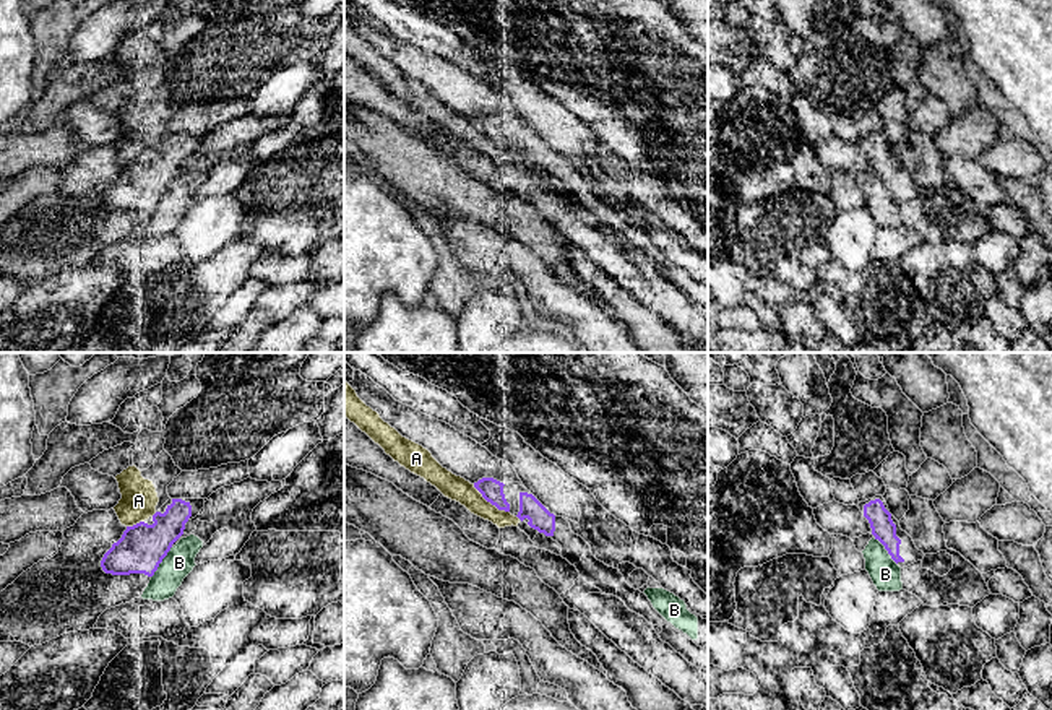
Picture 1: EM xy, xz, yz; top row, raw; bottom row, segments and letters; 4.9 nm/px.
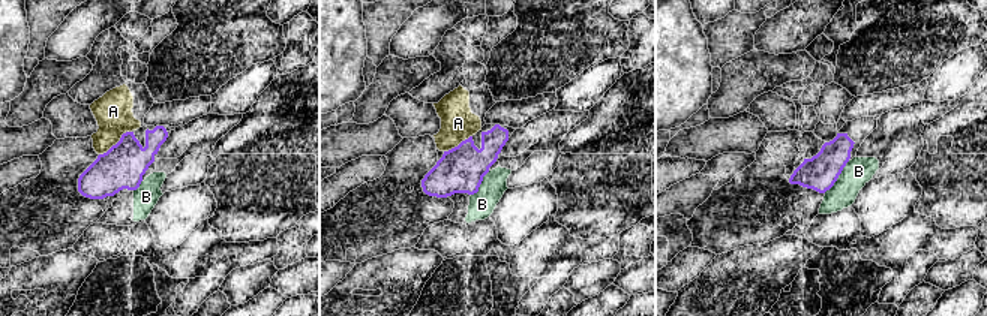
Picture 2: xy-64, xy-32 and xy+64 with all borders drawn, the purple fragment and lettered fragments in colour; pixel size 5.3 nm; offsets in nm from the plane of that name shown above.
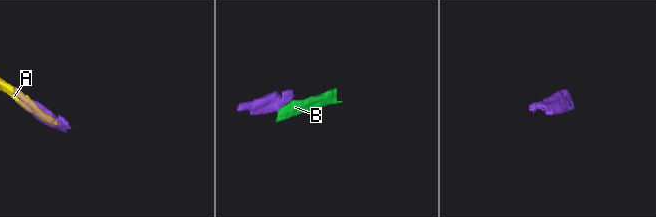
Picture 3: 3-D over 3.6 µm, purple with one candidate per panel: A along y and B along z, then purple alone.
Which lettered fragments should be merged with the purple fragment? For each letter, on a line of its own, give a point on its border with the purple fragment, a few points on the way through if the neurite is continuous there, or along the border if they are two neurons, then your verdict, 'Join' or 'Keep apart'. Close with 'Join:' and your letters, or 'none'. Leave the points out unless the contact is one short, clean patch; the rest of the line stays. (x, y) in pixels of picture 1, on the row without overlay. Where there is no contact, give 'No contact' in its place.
A: Touches purple at xz (491, 138). Keep apart
B: Touches purple at xy (161, 197). Boundary: xy (171, 182), (151, 213). Keep apart
Join: none

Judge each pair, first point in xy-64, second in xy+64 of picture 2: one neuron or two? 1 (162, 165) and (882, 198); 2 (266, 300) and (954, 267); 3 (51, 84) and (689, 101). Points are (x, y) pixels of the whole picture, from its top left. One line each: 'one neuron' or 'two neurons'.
1: two neurons
2: two neurons
3: two neurons

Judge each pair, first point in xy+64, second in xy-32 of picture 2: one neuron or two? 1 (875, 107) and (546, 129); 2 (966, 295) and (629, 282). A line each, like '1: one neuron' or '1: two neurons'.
1: two neurons
2: two neurons

